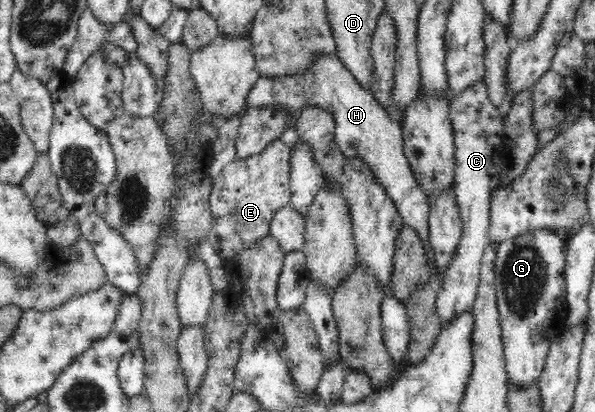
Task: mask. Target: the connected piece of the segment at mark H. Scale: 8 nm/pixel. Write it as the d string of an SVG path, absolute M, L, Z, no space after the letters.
M319 54L306 70L282 76L260 75L247 96L245 111L252 108L281 107L290 113L303 113L310 106L333 115L335 120L334 140L345 157L361 158L373 170L380 186L386 191L398 209L404 225L412 227L423 242L426 258L429 262L429 283L435 284L437 264L433 262L433 248L429 244L428 219L430 205L428 198L419 186L419 182L404 152L402 125L389 116L377 98L353 77L335 54Z

